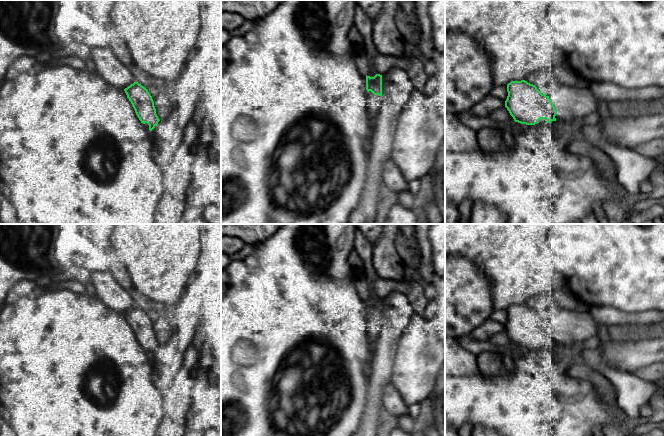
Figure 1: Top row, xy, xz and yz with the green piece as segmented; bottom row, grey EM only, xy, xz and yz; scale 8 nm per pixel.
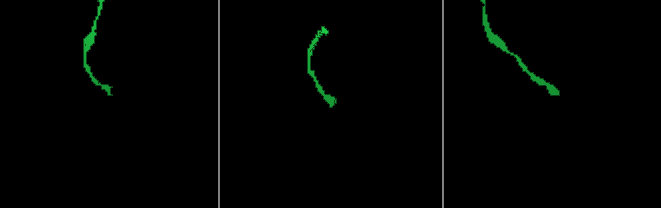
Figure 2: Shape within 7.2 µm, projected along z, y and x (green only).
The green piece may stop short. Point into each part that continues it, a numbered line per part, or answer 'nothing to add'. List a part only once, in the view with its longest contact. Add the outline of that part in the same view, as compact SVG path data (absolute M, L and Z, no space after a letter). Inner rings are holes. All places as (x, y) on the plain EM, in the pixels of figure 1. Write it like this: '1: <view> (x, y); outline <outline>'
1: yz (624, 425); outline M540 343L535 349L550 349L561 358L571 358L573 364L568 369L568 375L575 378L590 380L596 391L605 399L617 417L616 431L618 436L631 436L634 423L628 415L619 407L617 399L613 396L612 383L601 373L593 371L589 366L582 364L579 353L570 351L565 345L552 345Z

